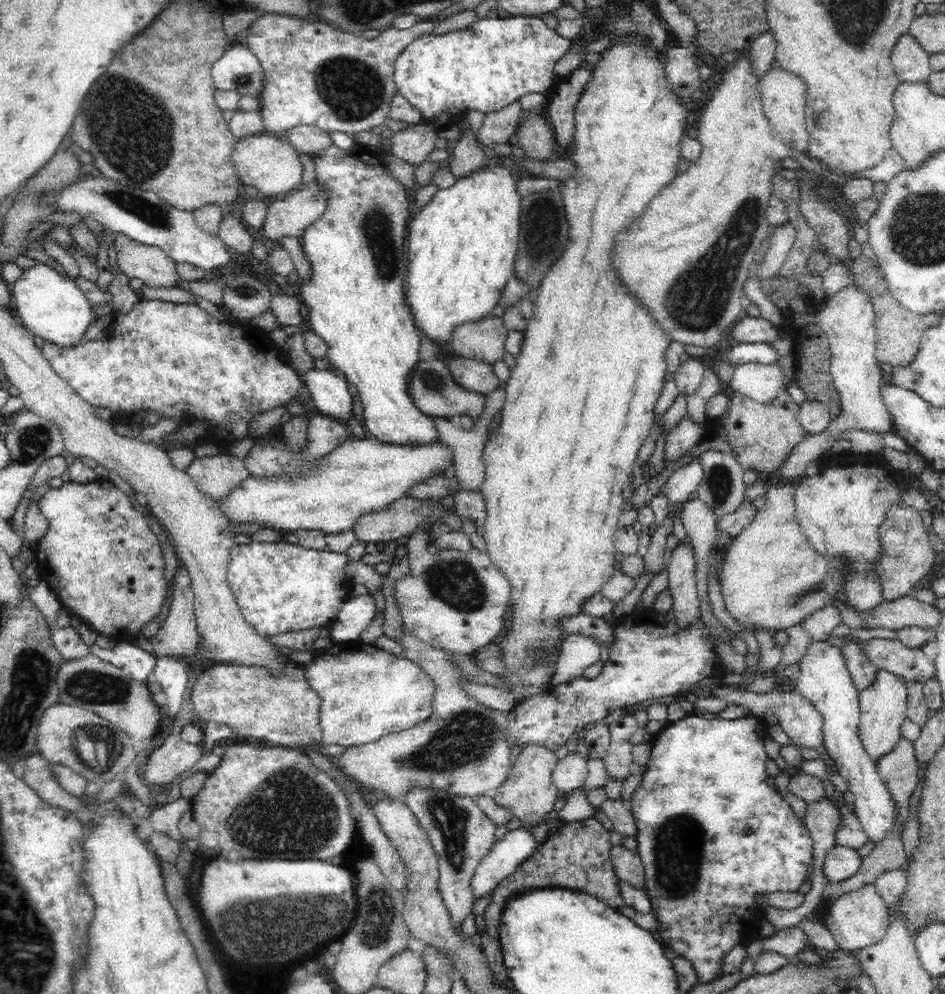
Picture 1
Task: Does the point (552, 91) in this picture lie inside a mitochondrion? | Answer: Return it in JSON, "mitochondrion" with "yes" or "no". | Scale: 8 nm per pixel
{"mitochondrion":"no"}

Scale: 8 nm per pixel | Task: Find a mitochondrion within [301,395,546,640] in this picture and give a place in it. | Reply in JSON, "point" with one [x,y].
{"point":[455,581]}

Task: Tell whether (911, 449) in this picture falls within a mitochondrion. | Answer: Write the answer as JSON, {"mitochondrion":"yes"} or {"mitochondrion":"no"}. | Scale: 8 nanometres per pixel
{"mitochondrion":"no"}

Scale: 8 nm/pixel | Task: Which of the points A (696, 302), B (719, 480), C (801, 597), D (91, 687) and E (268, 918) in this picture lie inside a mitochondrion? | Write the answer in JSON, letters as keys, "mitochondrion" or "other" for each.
{"A":"mitochondrion","B":"mitochondrion","C":"mitochondrion","D":"mitochondrion","E":"mitochondrion"}

